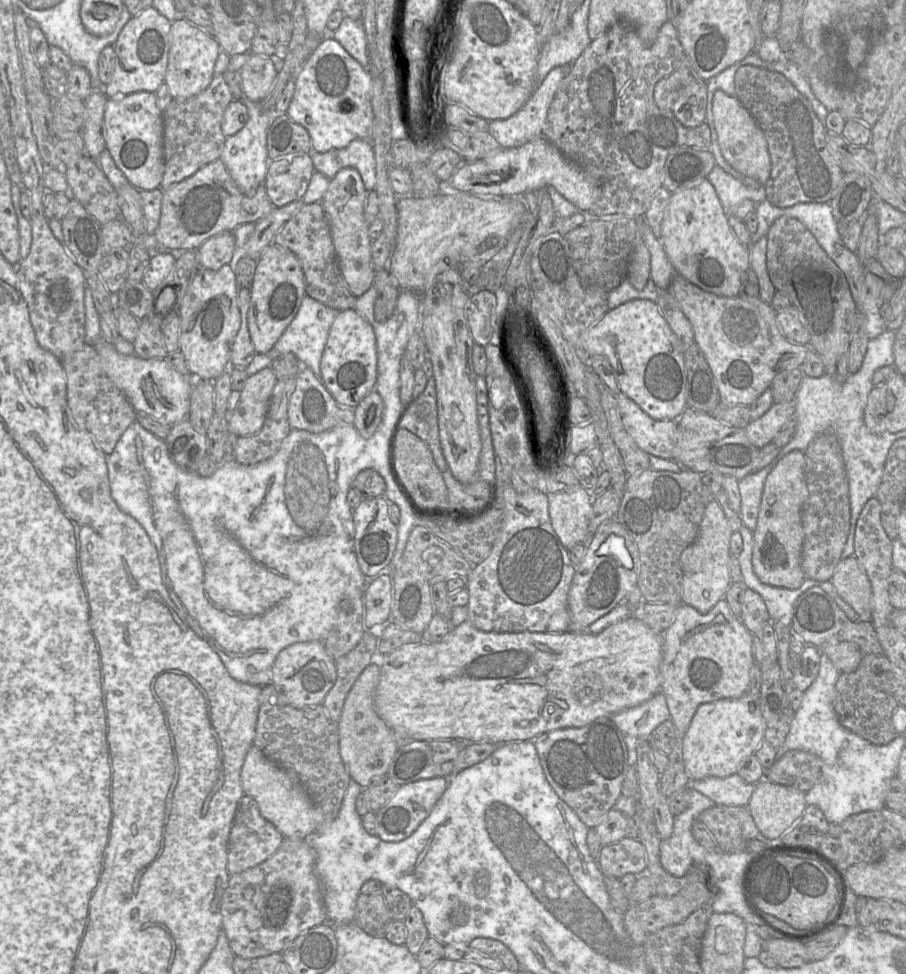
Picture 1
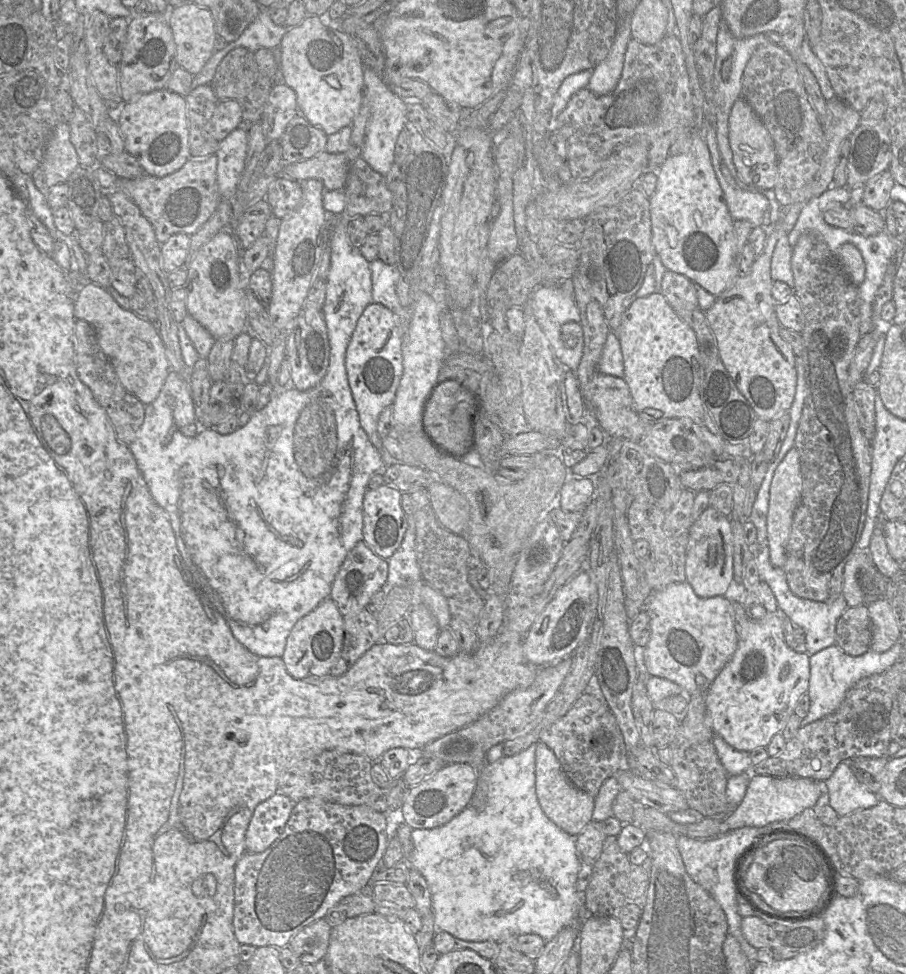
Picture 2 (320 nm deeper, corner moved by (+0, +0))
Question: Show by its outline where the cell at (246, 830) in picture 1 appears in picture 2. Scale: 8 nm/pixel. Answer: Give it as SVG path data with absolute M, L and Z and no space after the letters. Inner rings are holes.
M274 793L253 810L245 833L245 852L261 853L282 834L295 802L281 793Z

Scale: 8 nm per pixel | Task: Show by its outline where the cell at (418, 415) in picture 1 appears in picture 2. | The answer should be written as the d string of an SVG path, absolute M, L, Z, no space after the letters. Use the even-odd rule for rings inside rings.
M456 380L438 384L423 410L423 424L430 435L452 452L465 449L469 437L471 399Z

